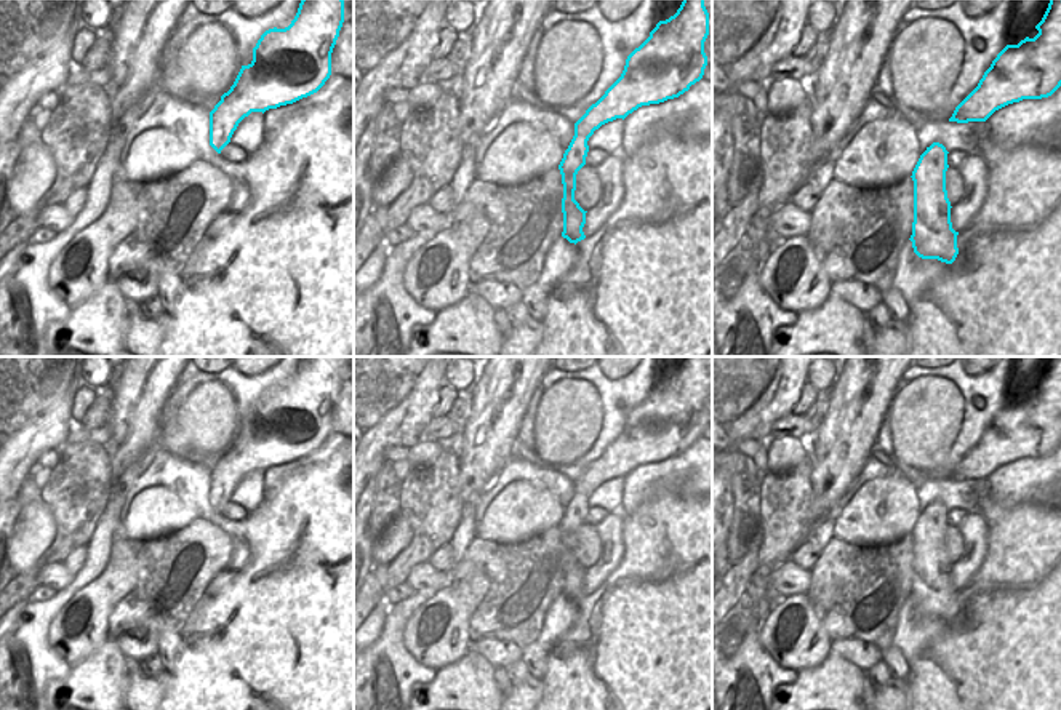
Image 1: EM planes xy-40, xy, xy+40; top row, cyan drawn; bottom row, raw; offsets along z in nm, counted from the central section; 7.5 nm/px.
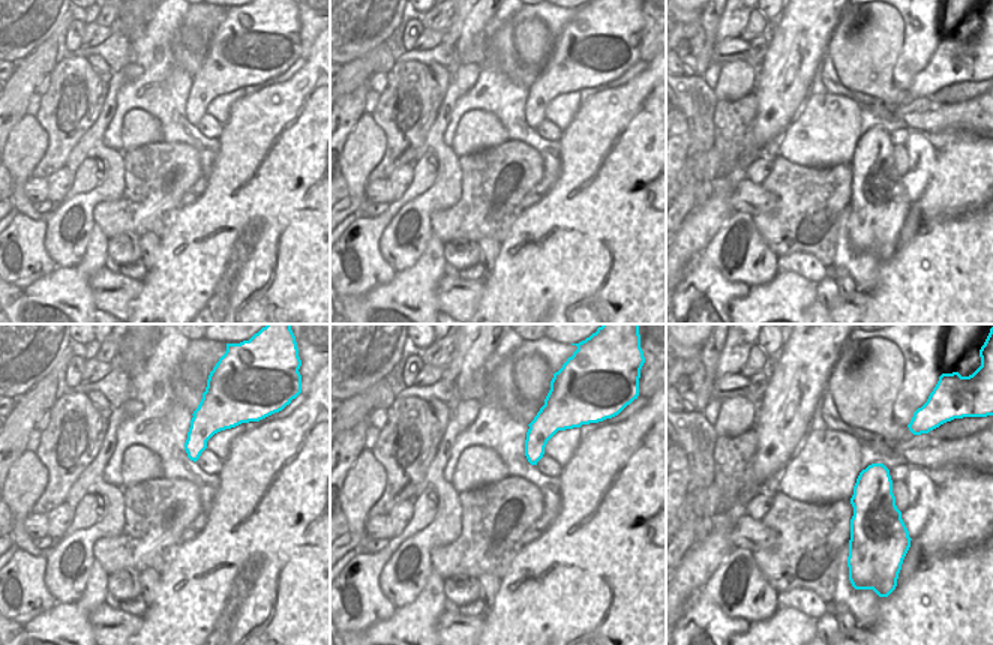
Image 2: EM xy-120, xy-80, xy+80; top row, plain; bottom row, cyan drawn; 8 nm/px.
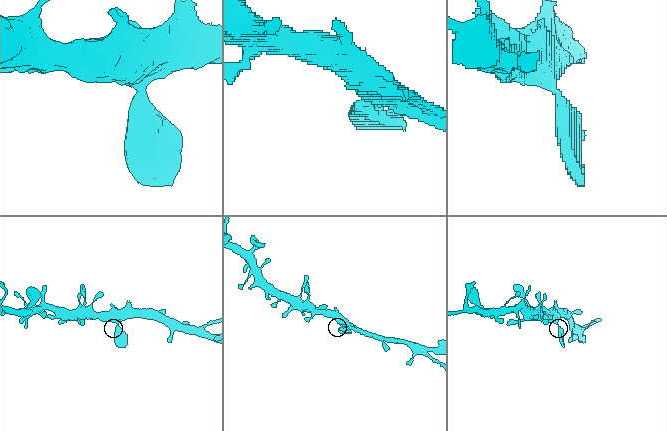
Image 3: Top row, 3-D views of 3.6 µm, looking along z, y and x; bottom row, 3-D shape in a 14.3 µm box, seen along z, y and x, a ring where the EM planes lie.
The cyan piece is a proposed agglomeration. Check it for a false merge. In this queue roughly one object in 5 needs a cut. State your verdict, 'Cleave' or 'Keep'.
Keep.

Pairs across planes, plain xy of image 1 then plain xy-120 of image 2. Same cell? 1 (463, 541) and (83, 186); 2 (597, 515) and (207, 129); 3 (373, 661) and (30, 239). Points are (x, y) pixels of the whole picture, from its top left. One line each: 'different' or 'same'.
1: same
2: same
3: same

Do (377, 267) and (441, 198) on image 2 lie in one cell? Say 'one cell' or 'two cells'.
two cells

